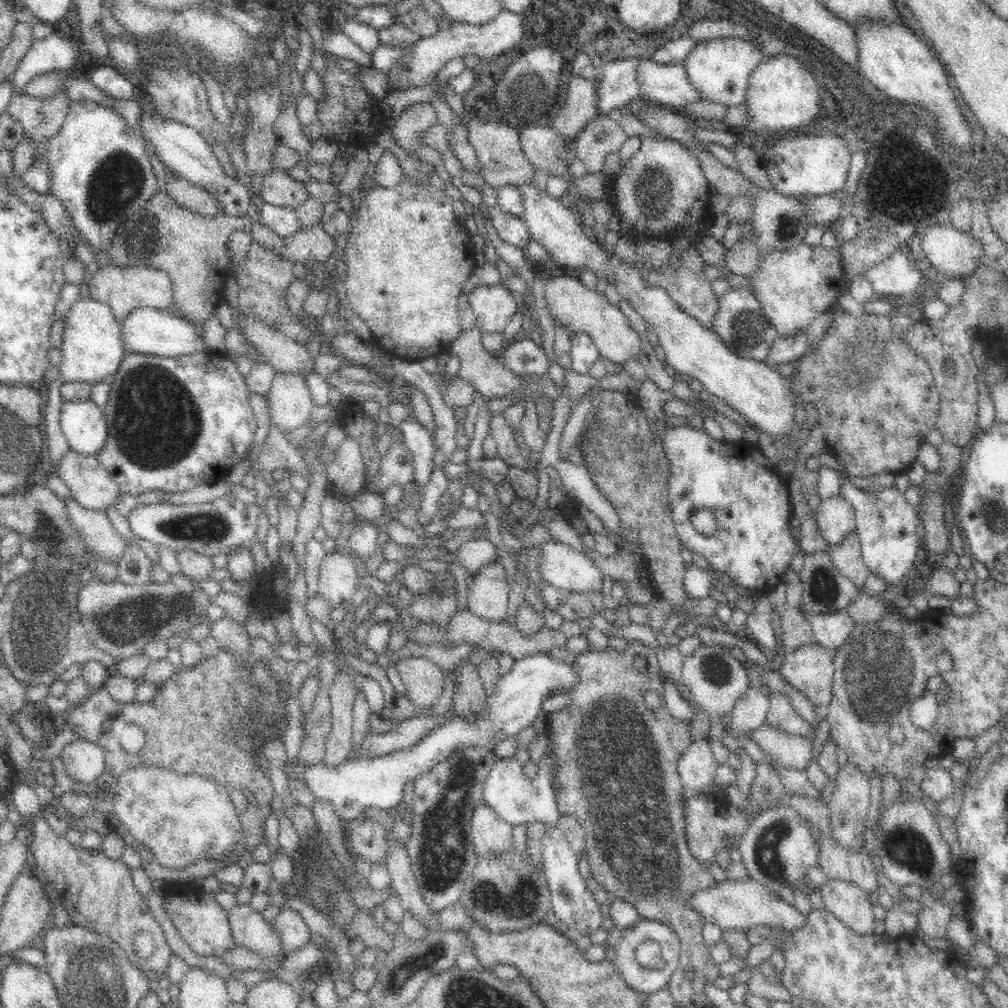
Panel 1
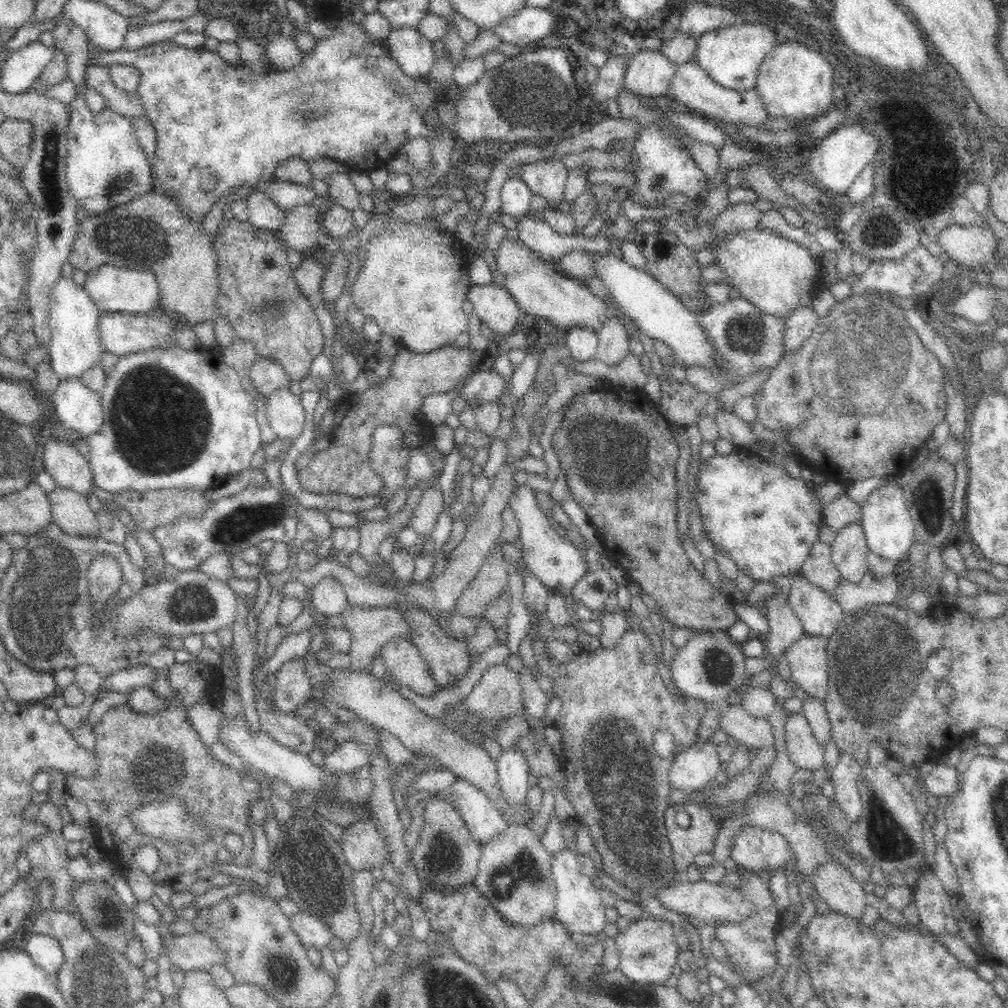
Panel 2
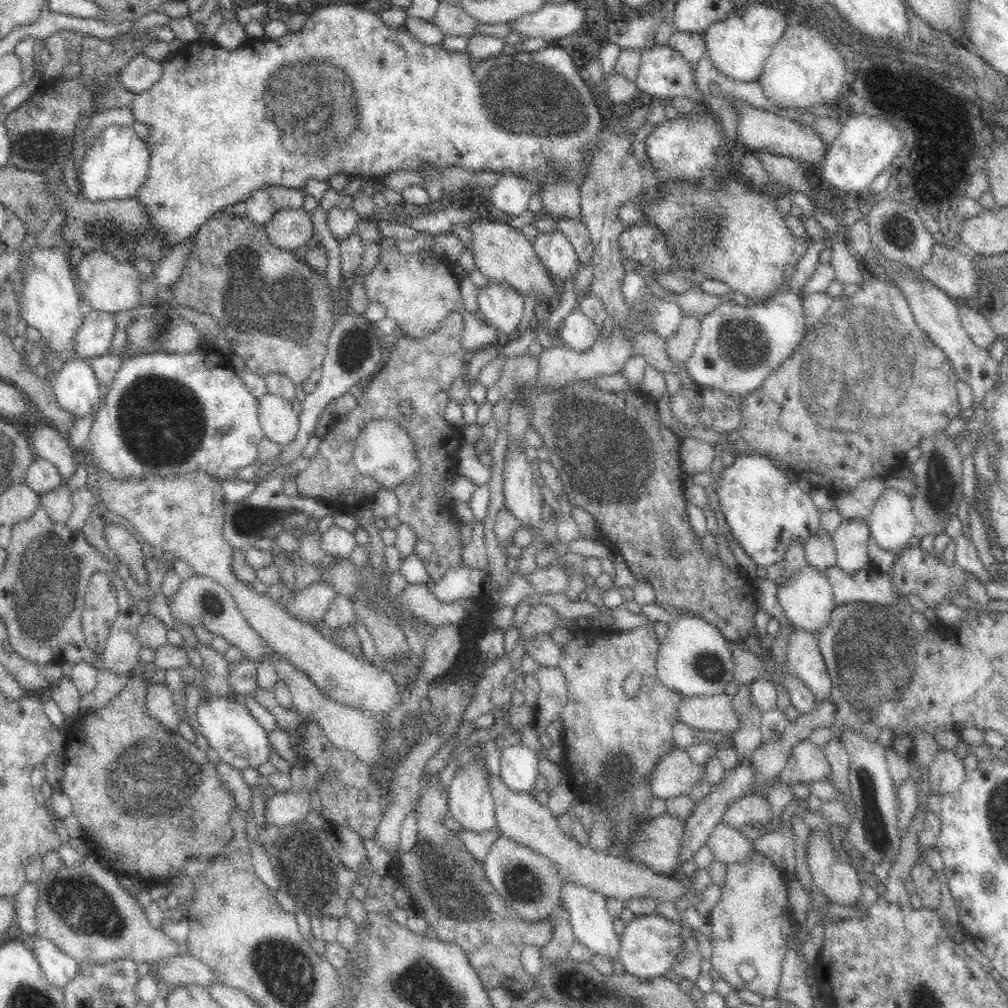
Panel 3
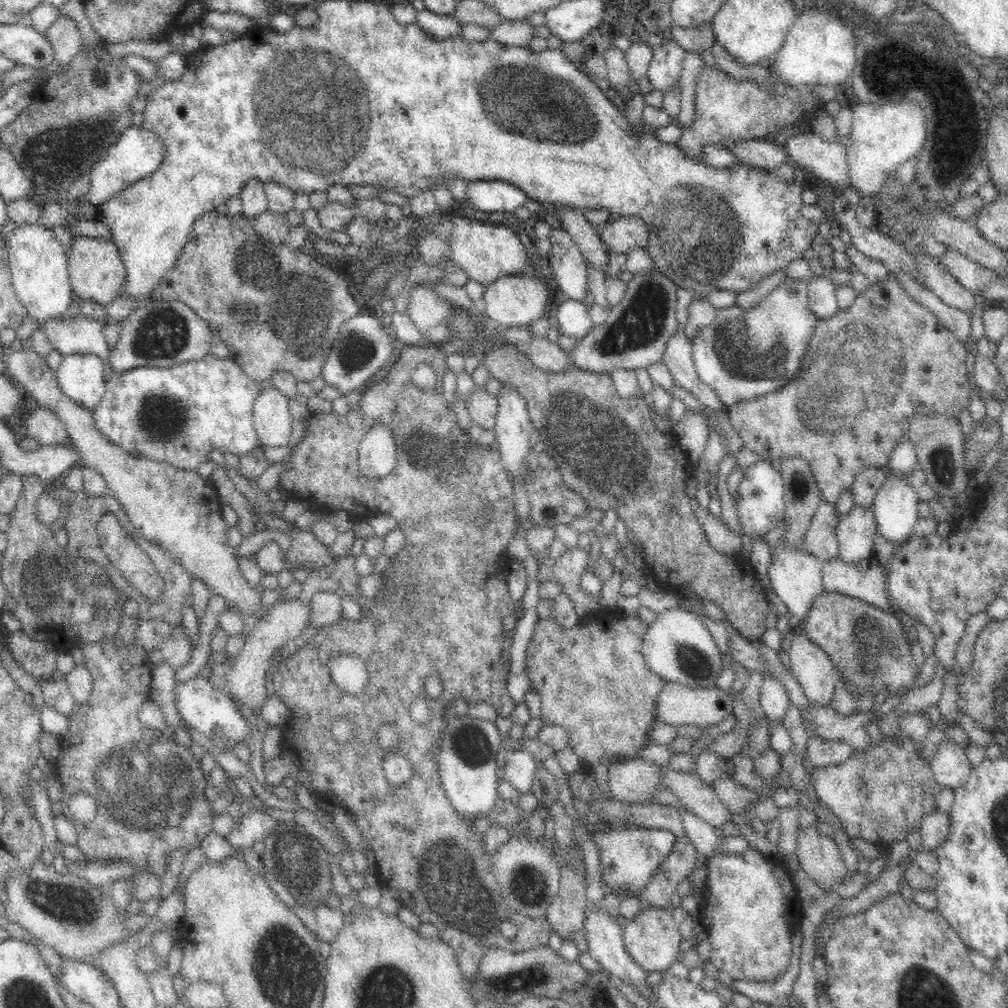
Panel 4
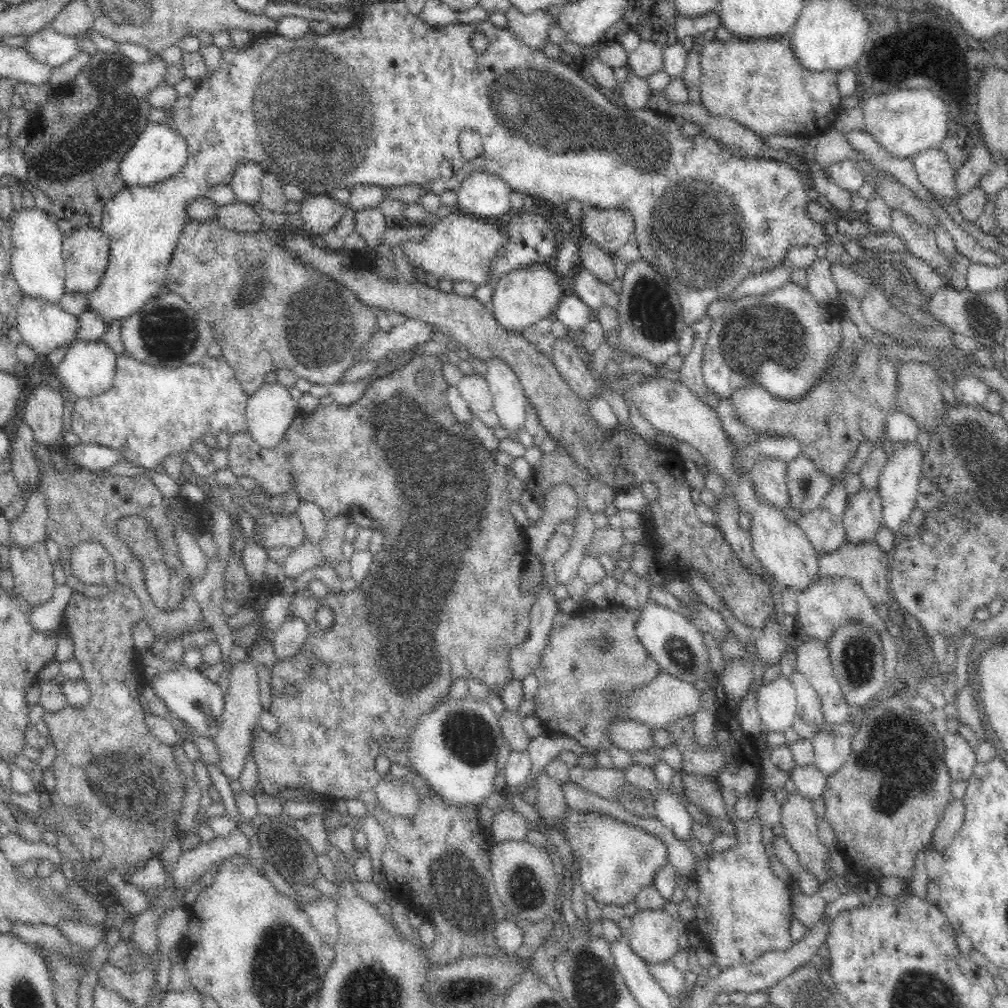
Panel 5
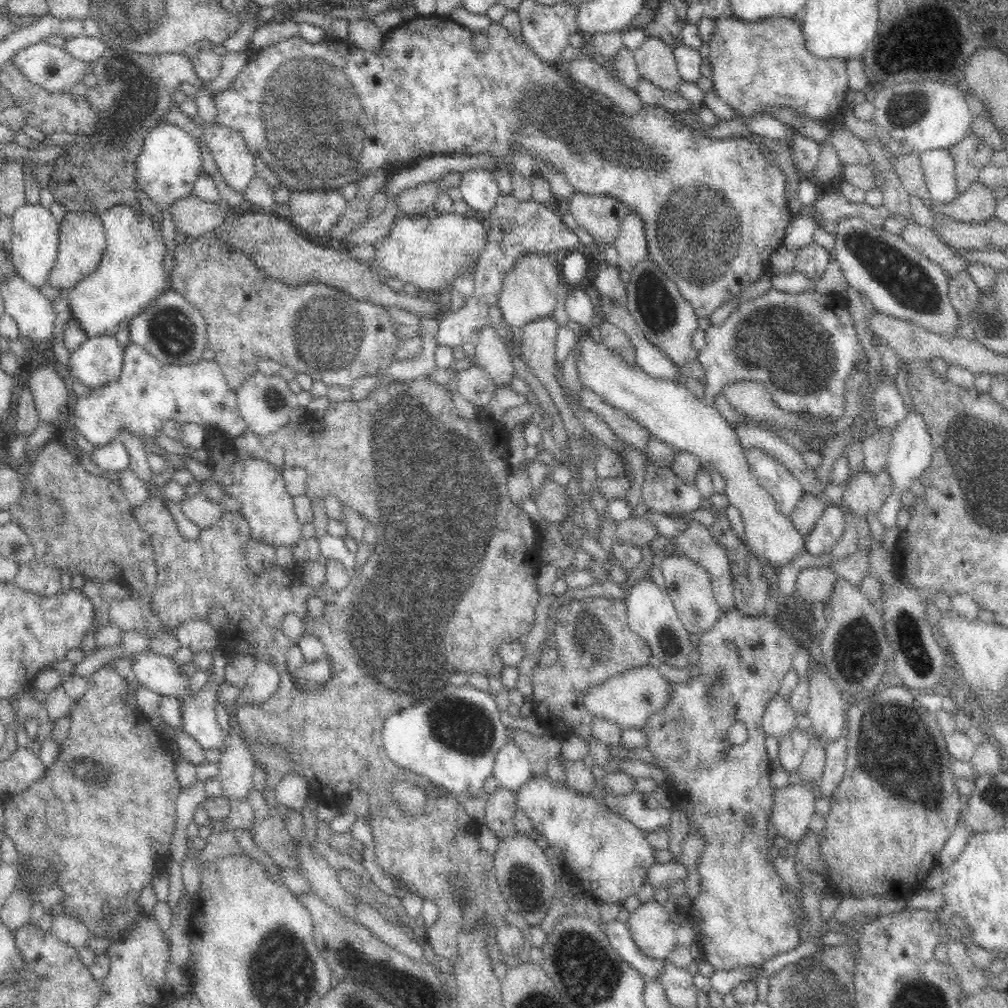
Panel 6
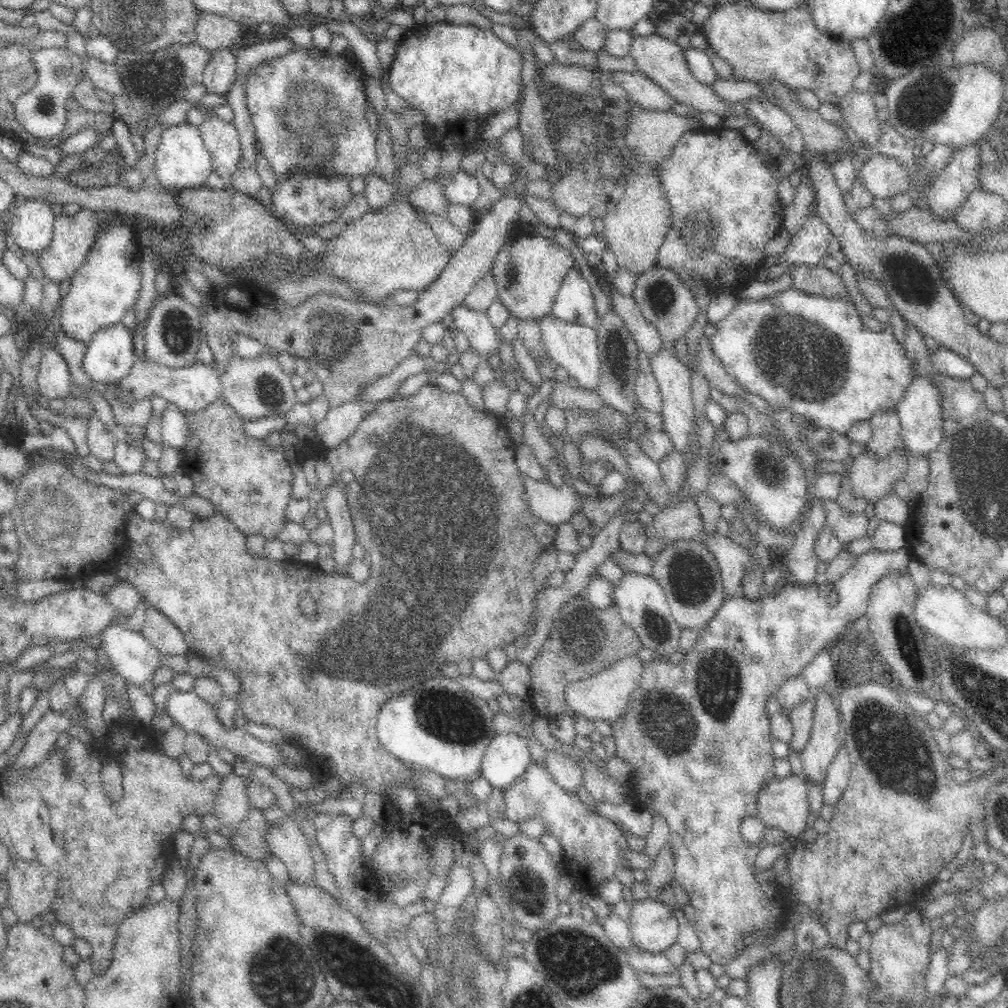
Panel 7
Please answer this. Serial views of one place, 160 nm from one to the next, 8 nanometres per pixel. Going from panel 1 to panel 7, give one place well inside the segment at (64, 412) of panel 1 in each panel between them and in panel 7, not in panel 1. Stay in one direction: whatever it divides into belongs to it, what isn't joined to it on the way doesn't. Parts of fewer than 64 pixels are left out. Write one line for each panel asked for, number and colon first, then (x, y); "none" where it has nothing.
2: (79, 407)
3: (76, 386)
4: (80, 376)
5: (88, 368)
6: (100, 359)
7: (109, 357)

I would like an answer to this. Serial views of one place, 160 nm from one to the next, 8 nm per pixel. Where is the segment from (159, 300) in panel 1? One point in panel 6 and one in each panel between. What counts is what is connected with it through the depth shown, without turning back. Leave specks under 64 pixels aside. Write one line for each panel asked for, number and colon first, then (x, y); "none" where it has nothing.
2: (114, 290)
3: (108, 285)
4: (94, 266)
5: (85, 249)
6: (82, 237)

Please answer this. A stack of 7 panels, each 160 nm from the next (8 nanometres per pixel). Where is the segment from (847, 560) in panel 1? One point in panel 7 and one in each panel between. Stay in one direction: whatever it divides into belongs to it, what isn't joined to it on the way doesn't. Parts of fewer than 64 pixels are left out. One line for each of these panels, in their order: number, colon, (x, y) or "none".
2: (849, 550)
3: (851, 539)
4: (856, 531)
5: (862, 518)
6: (866, 492)
7: (872, 477)

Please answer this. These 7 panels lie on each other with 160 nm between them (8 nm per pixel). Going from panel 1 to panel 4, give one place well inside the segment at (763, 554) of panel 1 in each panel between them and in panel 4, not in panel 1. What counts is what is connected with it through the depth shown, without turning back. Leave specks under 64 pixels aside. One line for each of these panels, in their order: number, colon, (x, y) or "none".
2: (767, 522)
3: (765, 512)
4: (761, 506)

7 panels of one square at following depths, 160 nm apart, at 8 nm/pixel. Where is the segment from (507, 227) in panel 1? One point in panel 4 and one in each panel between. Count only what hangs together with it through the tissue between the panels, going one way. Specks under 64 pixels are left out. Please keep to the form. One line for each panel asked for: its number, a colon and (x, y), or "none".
2: (551, 246)
3: (554, 249)
4: (569, 267)

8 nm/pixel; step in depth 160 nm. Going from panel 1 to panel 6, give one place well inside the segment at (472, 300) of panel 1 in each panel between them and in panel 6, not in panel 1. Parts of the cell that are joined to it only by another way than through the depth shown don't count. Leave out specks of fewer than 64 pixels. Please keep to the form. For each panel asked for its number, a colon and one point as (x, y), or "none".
2: (500, 314)
3: (502, 305)
4: (512, 302)
5: (522, 298)
6: (529, 292)

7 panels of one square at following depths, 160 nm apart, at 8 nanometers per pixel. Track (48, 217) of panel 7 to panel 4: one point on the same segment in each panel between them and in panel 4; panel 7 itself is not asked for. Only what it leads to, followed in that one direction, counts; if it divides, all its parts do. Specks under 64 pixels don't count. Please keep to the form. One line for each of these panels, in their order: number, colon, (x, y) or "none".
4: (38, 262)
5: (37, 265)
6: (34, 234)

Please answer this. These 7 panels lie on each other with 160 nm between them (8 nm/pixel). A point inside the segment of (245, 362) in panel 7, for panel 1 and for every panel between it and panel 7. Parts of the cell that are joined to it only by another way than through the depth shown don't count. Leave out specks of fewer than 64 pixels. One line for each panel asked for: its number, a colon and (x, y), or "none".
1: (289, 402)
2: (285, 414)
3: (279, 423)
4: (271, 416)
5: (269, 411)
6: (265, 401)

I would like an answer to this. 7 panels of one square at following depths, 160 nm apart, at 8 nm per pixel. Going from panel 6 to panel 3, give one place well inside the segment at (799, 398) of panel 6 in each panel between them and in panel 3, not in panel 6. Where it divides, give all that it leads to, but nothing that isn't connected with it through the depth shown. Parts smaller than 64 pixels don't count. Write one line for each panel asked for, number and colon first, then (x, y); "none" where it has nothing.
3: (738, 348)
4: (744, 353)
5: (785, 340)

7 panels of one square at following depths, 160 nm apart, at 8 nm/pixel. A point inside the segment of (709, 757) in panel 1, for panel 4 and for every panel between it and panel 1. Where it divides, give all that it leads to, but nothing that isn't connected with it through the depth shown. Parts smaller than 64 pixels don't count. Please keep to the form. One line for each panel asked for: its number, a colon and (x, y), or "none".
2: (693, 769)
3: (674, 774)
4: (633, 781)

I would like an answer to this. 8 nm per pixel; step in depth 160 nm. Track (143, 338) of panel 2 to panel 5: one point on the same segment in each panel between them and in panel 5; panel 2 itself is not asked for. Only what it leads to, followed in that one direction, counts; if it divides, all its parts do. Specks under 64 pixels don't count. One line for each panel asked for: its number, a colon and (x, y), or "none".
3: (93, 337)
4: (67, 334)
5: (44, 326)

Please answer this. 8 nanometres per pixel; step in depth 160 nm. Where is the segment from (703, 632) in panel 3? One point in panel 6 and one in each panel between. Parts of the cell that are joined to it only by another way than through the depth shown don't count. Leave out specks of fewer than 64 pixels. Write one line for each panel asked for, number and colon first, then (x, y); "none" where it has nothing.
4: (677, 646)
5: (672, 641)
6: (650, 613)

